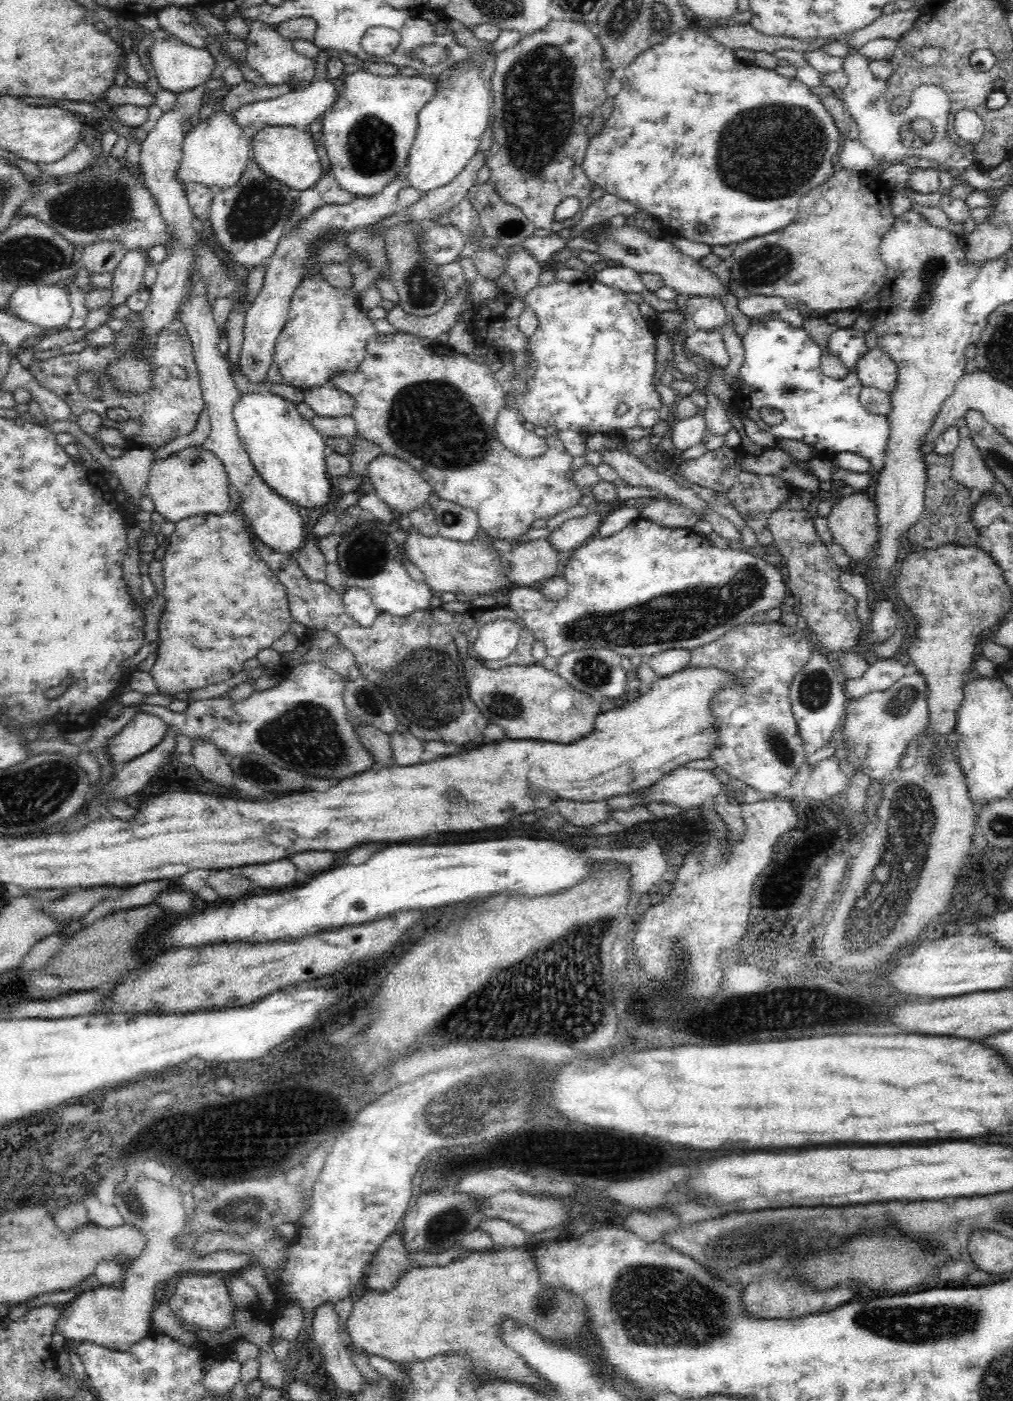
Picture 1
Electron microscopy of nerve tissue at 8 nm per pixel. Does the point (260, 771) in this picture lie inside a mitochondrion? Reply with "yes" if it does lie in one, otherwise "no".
yes

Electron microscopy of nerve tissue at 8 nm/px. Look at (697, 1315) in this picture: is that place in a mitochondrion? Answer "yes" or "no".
yes

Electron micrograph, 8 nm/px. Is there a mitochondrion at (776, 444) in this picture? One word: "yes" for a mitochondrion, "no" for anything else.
no

